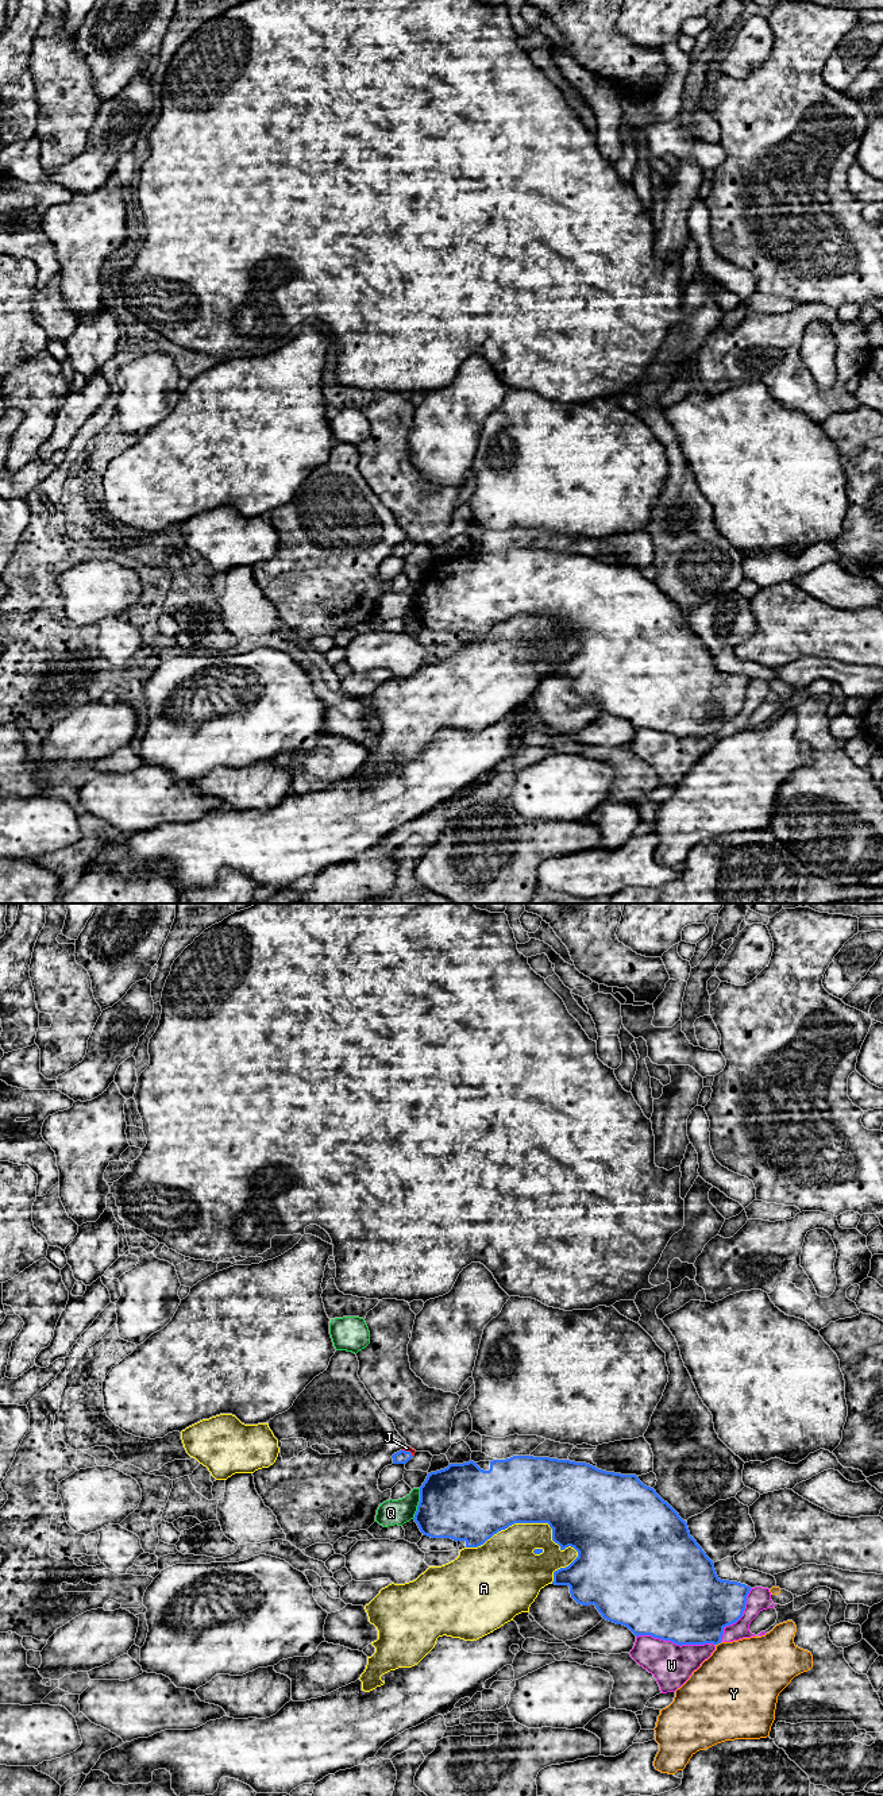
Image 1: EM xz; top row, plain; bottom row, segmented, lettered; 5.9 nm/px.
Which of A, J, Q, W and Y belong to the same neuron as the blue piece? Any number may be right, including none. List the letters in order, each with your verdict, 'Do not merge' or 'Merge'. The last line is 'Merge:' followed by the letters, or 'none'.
A: Do not merge
J: Merge
Q: Do not merge
W: Do not merge
Y: Do not merge
Merge: J

